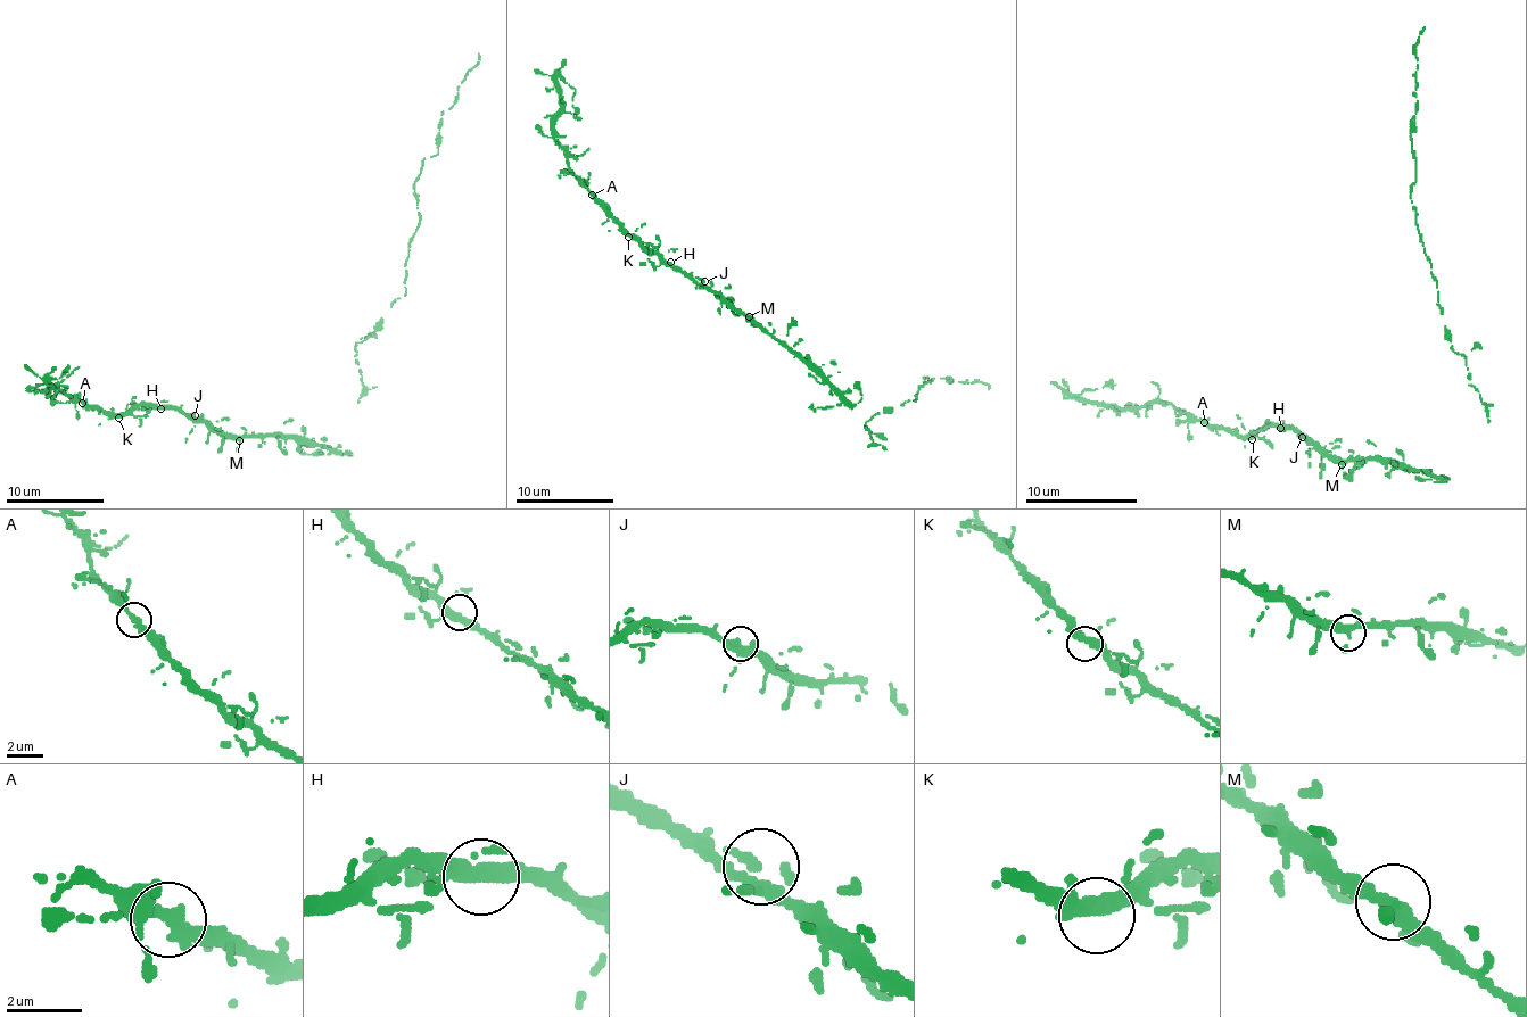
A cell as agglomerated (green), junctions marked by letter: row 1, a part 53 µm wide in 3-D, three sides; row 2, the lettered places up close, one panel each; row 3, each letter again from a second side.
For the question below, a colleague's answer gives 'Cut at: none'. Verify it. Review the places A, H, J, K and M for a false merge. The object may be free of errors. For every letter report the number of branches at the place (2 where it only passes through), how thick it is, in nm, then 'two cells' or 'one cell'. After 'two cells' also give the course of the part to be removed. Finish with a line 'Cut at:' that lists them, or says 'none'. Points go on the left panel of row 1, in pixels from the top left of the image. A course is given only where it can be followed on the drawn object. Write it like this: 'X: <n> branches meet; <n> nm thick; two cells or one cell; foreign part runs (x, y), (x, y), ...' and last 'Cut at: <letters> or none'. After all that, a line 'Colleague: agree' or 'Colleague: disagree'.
A: 2 branches meet; 360 nm thick; one cell
H: 3 branches meet; 320 nm thick; one cell
J: 2 branches meet; 320 nm thick; one cell
K: 3 branches meet; 320 nm thick; one cell
M: 2 branches meet; 380 nm thick; one cell
Cut at: none
Colleague: agree

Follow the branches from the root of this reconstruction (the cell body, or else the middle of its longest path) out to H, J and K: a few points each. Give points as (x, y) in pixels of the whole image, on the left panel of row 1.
H: (332, 453), (291, 438), (220, 435), (203, 420), (173, 408), (161, 408)
J: (332, 453), (291, 438), (220, 435), (205, 423), (197, 423), (192, 418), (195, 415)
K: (332, 453), (291, 438), (220, 435), (203, 420), (173, 408), (135, 405), (118, 418)

